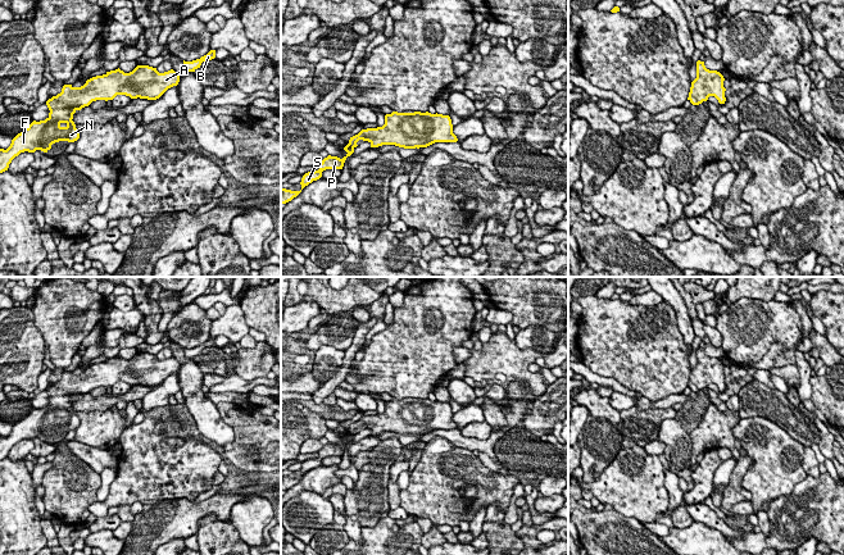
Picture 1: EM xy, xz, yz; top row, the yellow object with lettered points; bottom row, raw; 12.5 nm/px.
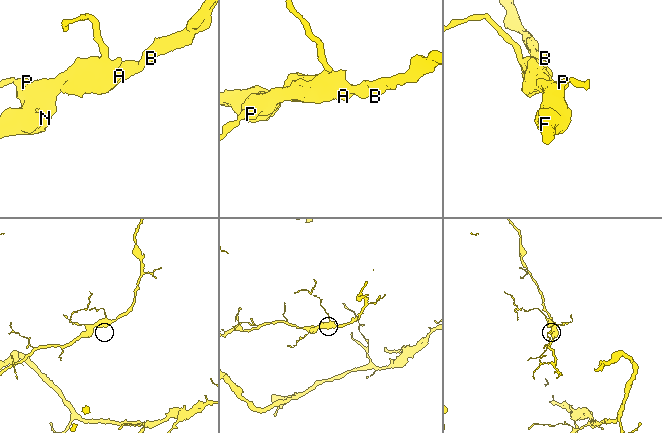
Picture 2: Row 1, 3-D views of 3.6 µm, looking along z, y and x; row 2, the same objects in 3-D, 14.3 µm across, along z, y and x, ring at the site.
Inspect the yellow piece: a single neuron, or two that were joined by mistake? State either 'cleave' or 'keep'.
keep

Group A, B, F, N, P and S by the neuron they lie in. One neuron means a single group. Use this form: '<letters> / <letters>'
A B F N P S

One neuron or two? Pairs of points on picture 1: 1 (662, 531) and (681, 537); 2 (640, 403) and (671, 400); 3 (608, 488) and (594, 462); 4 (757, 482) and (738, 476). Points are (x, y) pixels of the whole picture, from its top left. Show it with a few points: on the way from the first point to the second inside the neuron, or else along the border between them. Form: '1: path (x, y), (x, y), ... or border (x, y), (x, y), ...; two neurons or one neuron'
1: border (670, 528), (665, 536), (659, 537); two neurons
2: path (648, 404), (663, 404); one neuron
3: border (620, 450), (616, 458), (593, 481), (581, 481); two neurons
4: border (747, 454), (751, 464), (742, 485), (751, 500); two neurons

